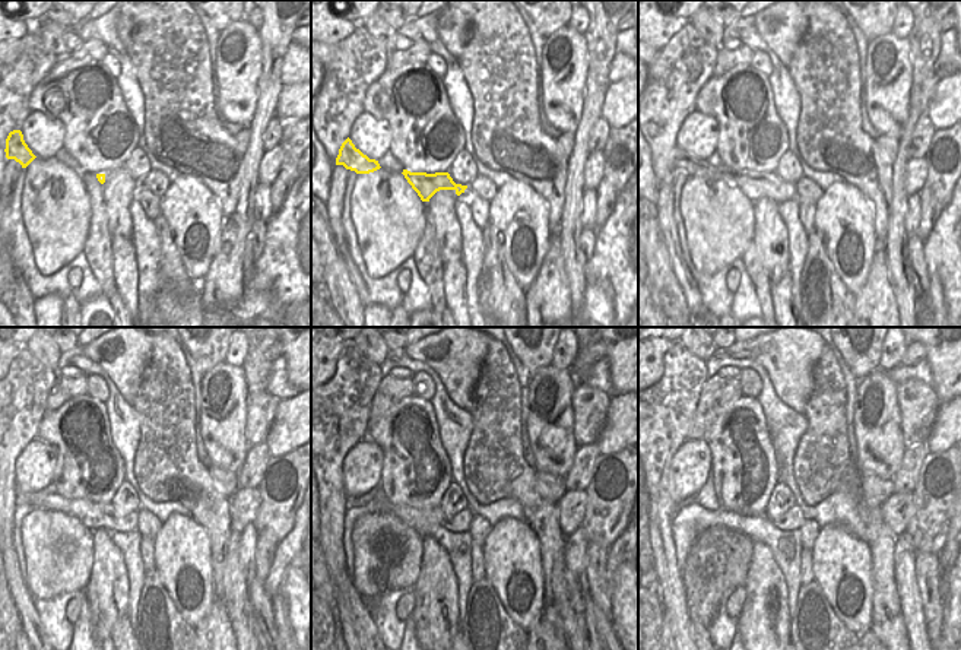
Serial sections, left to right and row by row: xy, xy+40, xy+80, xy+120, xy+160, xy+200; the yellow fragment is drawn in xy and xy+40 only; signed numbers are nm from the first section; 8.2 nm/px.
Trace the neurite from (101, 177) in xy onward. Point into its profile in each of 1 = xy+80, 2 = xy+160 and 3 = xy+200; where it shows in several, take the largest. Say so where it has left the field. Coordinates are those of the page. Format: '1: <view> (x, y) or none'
1: xy+80 (752, 184)
2: xy+160 (460, 523)
3: xy+200 (793, 519)

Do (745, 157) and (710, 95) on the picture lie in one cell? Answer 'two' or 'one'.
one

